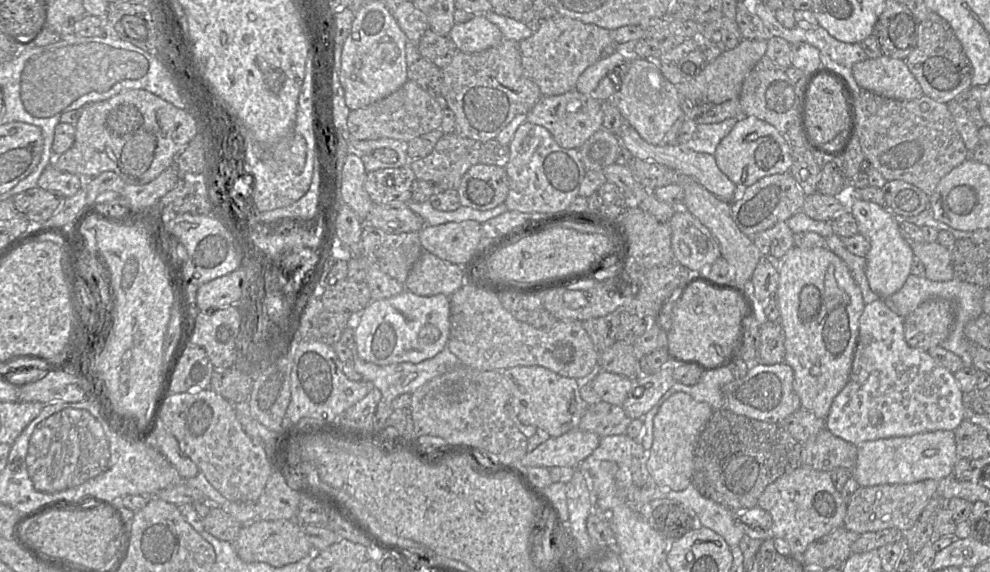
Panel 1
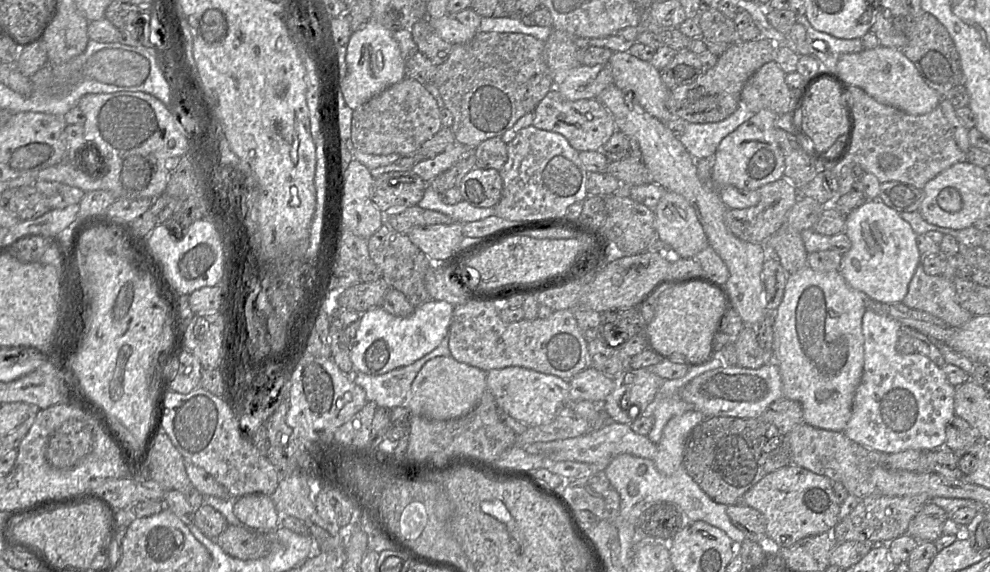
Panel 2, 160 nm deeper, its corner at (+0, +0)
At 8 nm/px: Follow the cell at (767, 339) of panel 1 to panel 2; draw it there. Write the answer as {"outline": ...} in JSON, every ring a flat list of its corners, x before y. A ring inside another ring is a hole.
{"outline":[[745,326,740,331,735,348,737,365,740,367,757,369,772,362,772,354,760,347,754,326]]}

